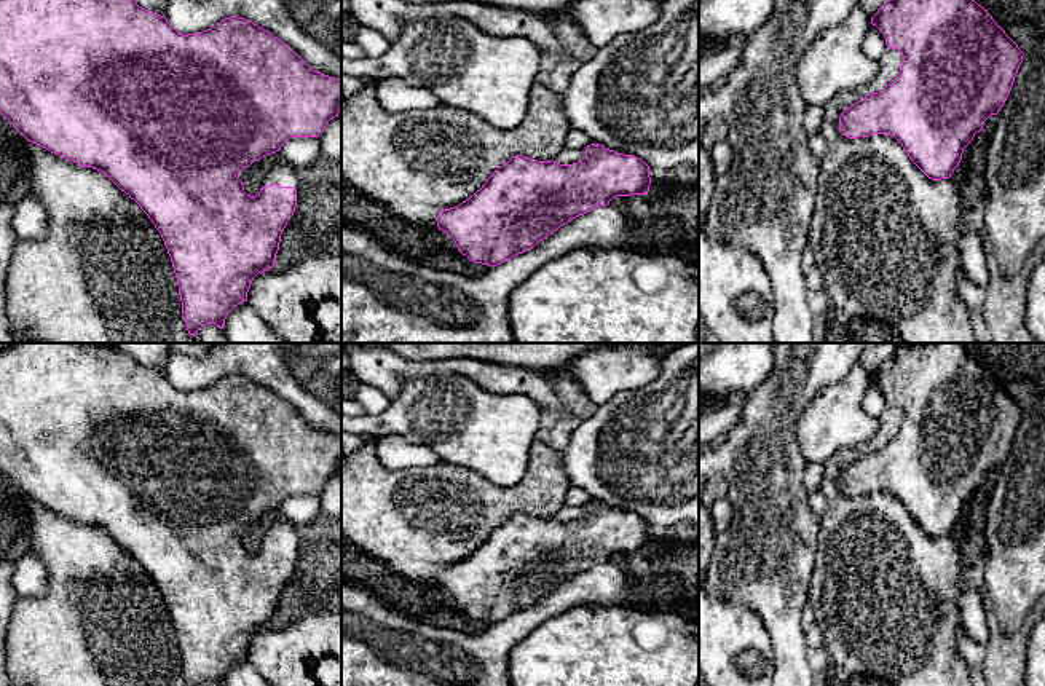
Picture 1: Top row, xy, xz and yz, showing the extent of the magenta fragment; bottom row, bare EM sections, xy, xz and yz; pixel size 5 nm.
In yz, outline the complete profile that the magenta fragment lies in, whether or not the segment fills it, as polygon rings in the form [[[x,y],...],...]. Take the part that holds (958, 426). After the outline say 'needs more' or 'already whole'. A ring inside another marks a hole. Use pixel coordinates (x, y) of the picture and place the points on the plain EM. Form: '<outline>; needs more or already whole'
[[[909,343],[897,346],[871,375],[887,405],[903,413],[898,432],[879,450],[862,455],[844,466],[839,474],[839,490],[849,496],[887,491],[895,495],[909,517],[932,538],[949,536],[962,517],[964,506],[983,488],[984,479],[1004,464],[1024,410],[992,377],[992,373],[972,357],[965,343]]]; already whole

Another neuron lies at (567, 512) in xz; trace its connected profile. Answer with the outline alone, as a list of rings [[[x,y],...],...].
[[[563,506],[555,515],[554,518],[560,520],[560,522],[573,522],[581,518],[586,514],[586,506]]]

